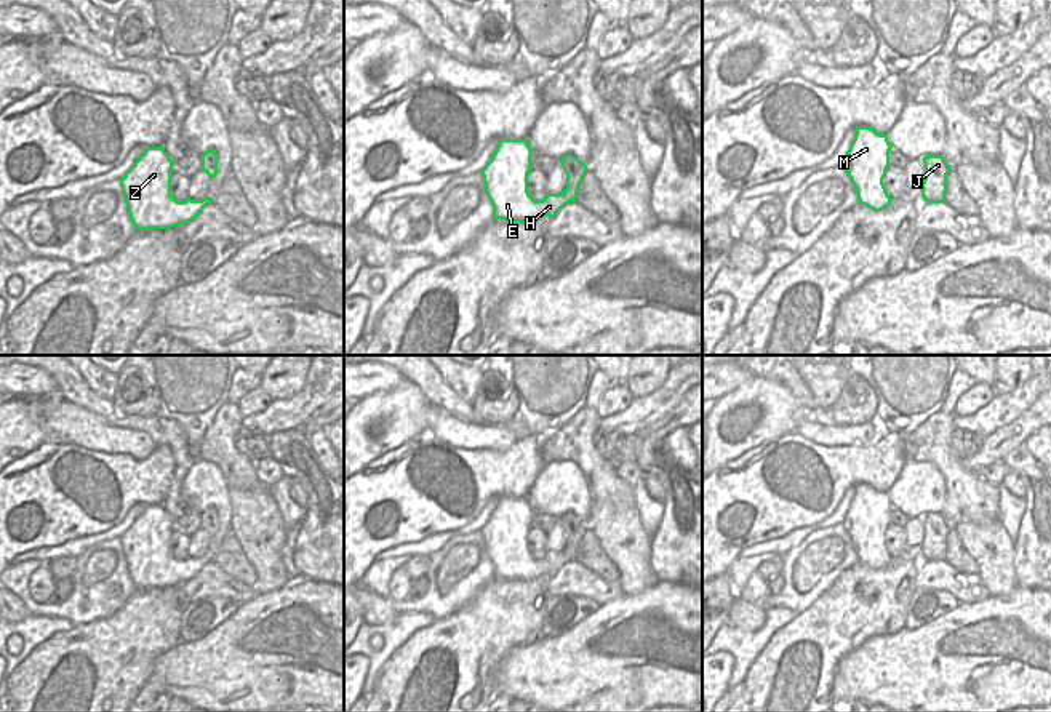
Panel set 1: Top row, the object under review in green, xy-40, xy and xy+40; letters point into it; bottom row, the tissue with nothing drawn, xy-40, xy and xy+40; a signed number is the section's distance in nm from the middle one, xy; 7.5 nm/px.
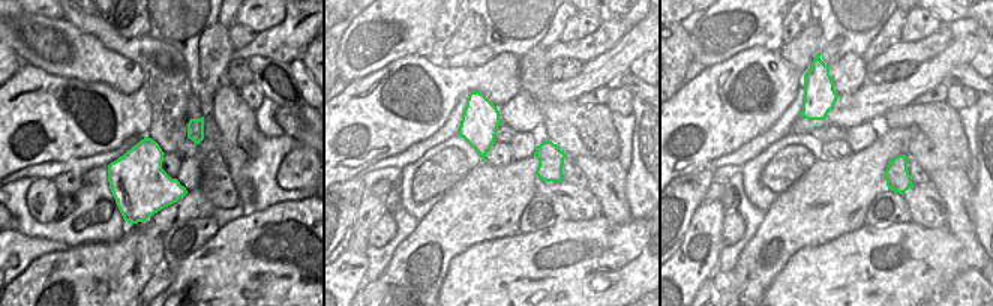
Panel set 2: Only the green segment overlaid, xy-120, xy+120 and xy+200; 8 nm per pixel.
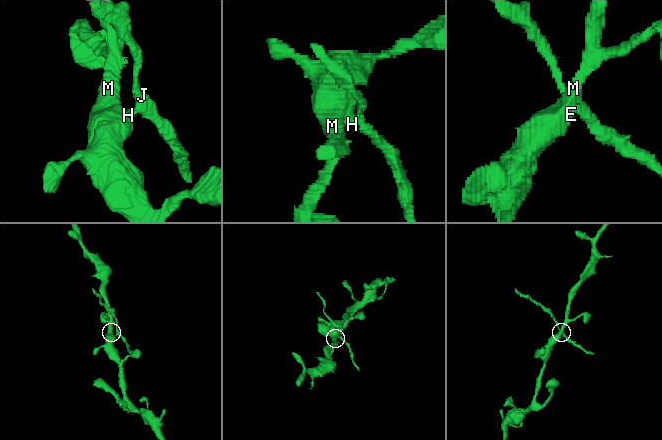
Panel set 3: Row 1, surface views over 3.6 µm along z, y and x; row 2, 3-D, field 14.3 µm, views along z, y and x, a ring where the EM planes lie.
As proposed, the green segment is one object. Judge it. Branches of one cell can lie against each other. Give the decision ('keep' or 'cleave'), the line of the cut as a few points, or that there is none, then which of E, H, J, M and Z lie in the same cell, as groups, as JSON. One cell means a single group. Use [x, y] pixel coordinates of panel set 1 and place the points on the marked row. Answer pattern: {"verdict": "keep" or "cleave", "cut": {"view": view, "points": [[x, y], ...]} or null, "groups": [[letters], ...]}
{"verdict": "cleave", "cut": {"view": "xy", "points": [[562, 192], [570, 200]]}, "groups": [["E", "H", "M", "Z"], ["J"]]}

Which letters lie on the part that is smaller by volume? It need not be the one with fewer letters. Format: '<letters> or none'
J

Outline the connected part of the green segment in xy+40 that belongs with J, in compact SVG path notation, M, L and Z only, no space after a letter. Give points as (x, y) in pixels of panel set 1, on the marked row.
M926 155L921 158L925 163L925 179L921 182L921 197L928 203L942 203L947 192L947 174L952 170L942 155Z

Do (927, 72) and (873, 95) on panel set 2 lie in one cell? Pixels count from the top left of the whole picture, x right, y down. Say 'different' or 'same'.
same

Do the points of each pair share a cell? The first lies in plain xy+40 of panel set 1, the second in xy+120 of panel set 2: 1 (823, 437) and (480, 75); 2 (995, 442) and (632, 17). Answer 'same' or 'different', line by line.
1: different
2: different

